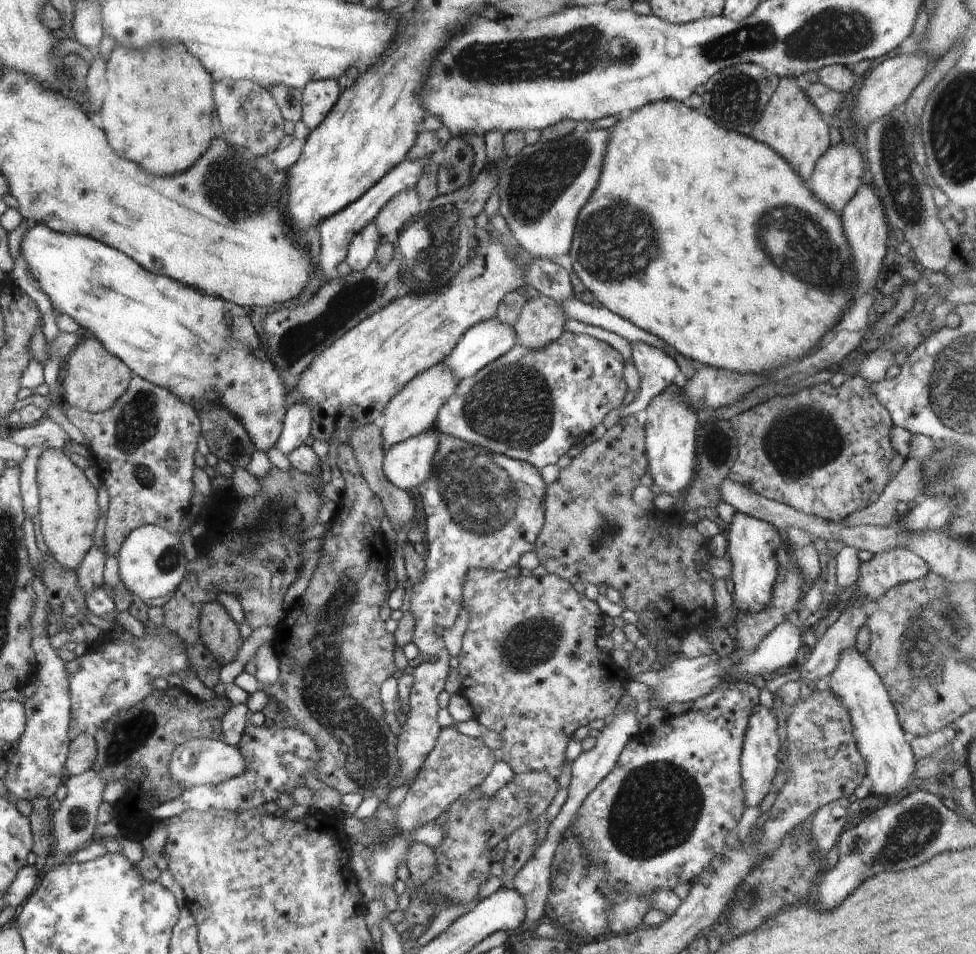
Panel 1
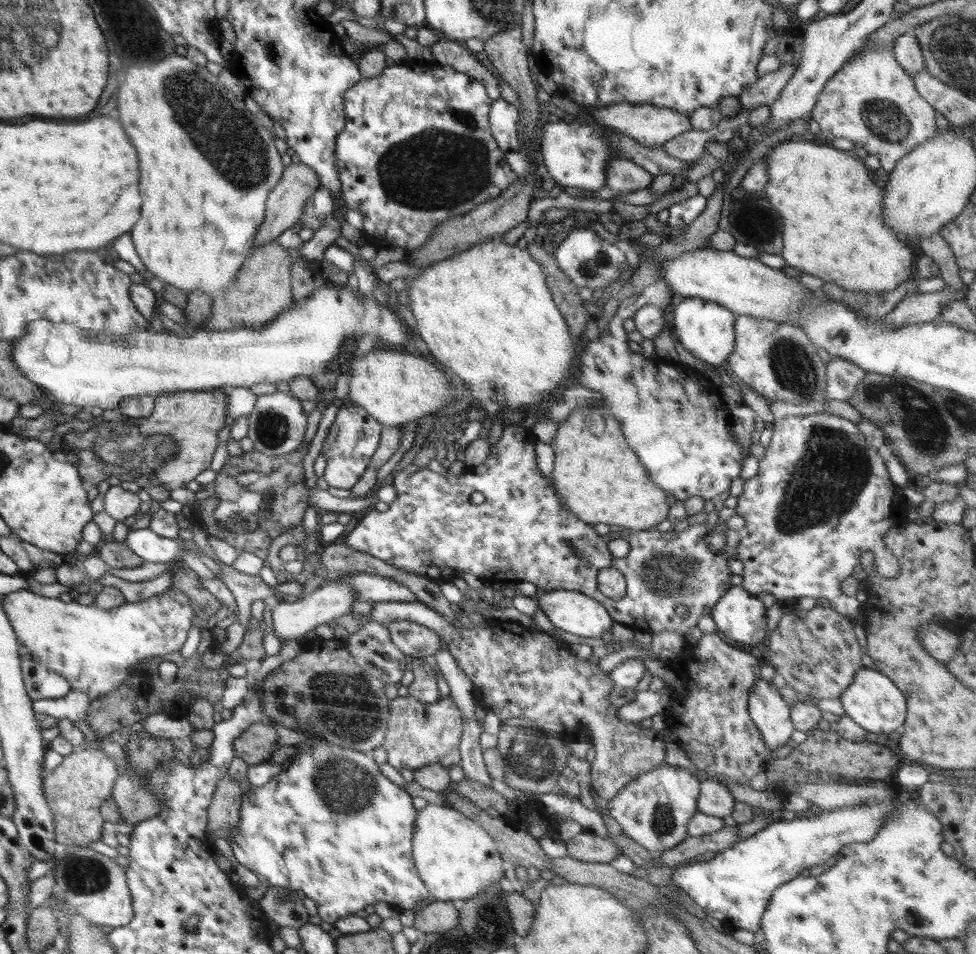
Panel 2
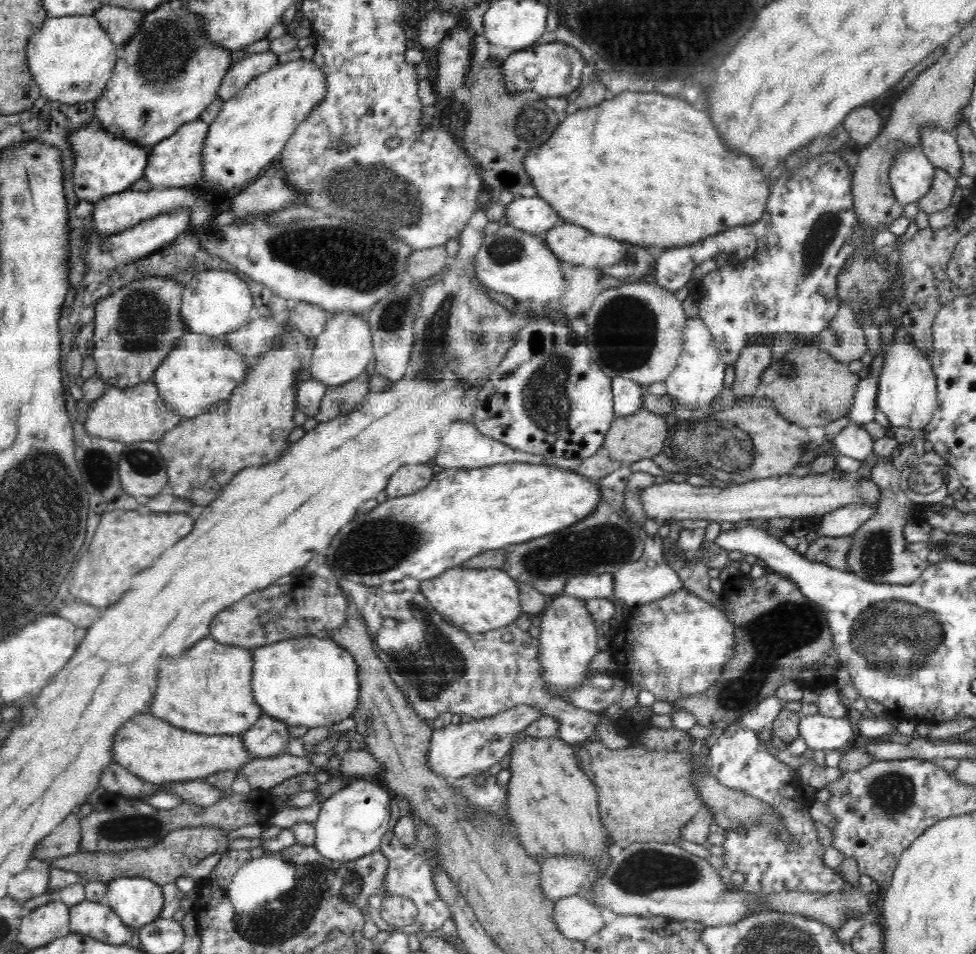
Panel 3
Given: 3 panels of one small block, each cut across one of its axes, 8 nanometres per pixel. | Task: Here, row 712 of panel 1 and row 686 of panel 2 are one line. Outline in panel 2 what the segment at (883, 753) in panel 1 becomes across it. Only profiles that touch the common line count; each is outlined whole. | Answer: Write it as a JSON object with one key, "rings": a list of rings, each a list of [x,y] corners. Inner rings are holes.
{"rings":[[[860,669],[848,689],[839,696],[846,715],[868,732],[890,734],[902,729],[907,715],[906,697],[894,686],[892,680],[876,669]]]}

